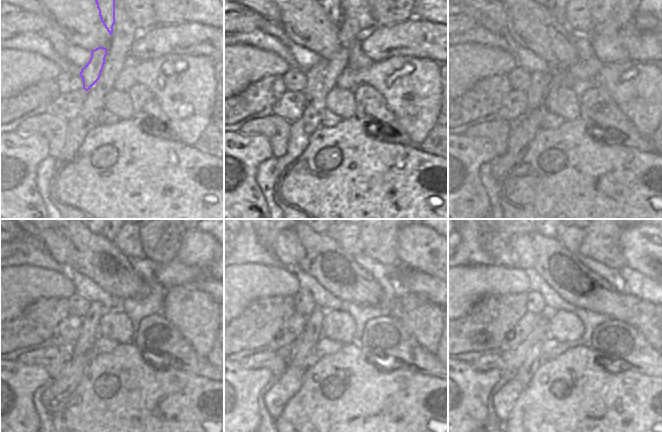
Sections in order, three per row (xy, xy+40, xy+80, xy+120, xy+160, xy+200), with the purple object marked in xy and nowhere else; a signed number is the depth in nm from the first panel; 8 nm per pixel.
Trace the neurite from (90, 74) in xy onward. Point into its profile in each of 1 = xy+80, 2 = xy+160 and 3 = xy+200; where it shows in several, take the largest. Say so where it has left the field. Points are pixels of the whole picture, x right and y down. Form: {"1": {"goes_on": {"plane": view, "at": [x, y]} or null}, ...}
{"1": {"goes_on": {"plane": "xy+80", "at": [541, 82]}}, "2": {"goes_on": {"plane": "xy+160", "at": [304, 356]}}, "3": {"goes_on": {"plane": "xy+200", "at": [532, 361]}}}

